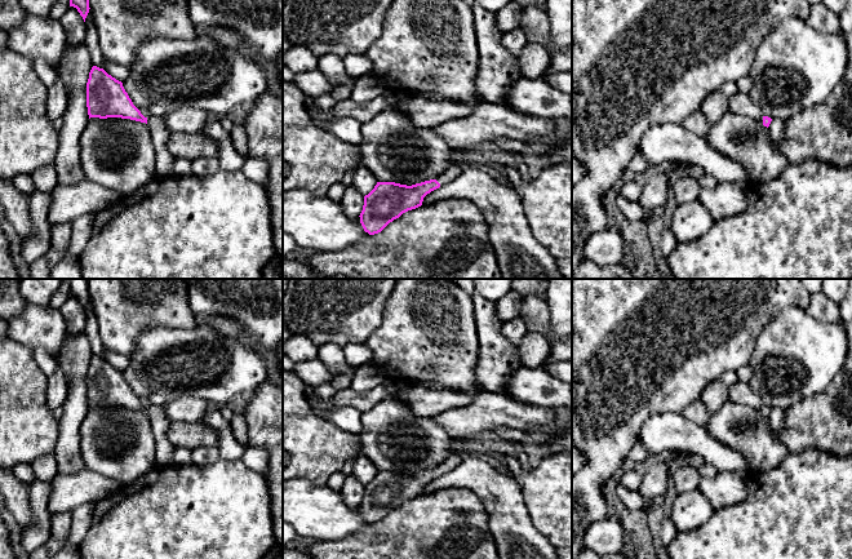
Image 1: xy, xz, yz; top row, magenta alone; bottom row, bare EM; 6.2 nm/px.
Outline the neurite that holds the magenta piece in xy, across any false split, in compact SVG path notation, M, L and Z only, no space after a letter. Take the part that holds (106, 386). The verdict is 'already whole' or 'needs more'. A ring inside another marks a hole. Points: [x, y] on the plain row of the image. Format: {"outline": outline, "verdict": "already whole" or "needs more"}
{"outline": "M93 355L86 372L86 396L90 407L121 407L146 412L151 421L152 435L156 444L156 463L168 465L173 453L173 444L167 436L172 423L165 417L164 407L151 404L145 407L133 394L123 372L108 364L103 358Z", "verdict": "needs more"}

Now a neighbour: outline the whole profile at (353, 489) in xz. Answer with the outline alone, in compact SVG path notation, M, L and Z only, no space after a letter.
M350 475L346 478L341 488L341 494L347 506L359 506L364 494L364 484L359 482L354 475Z

